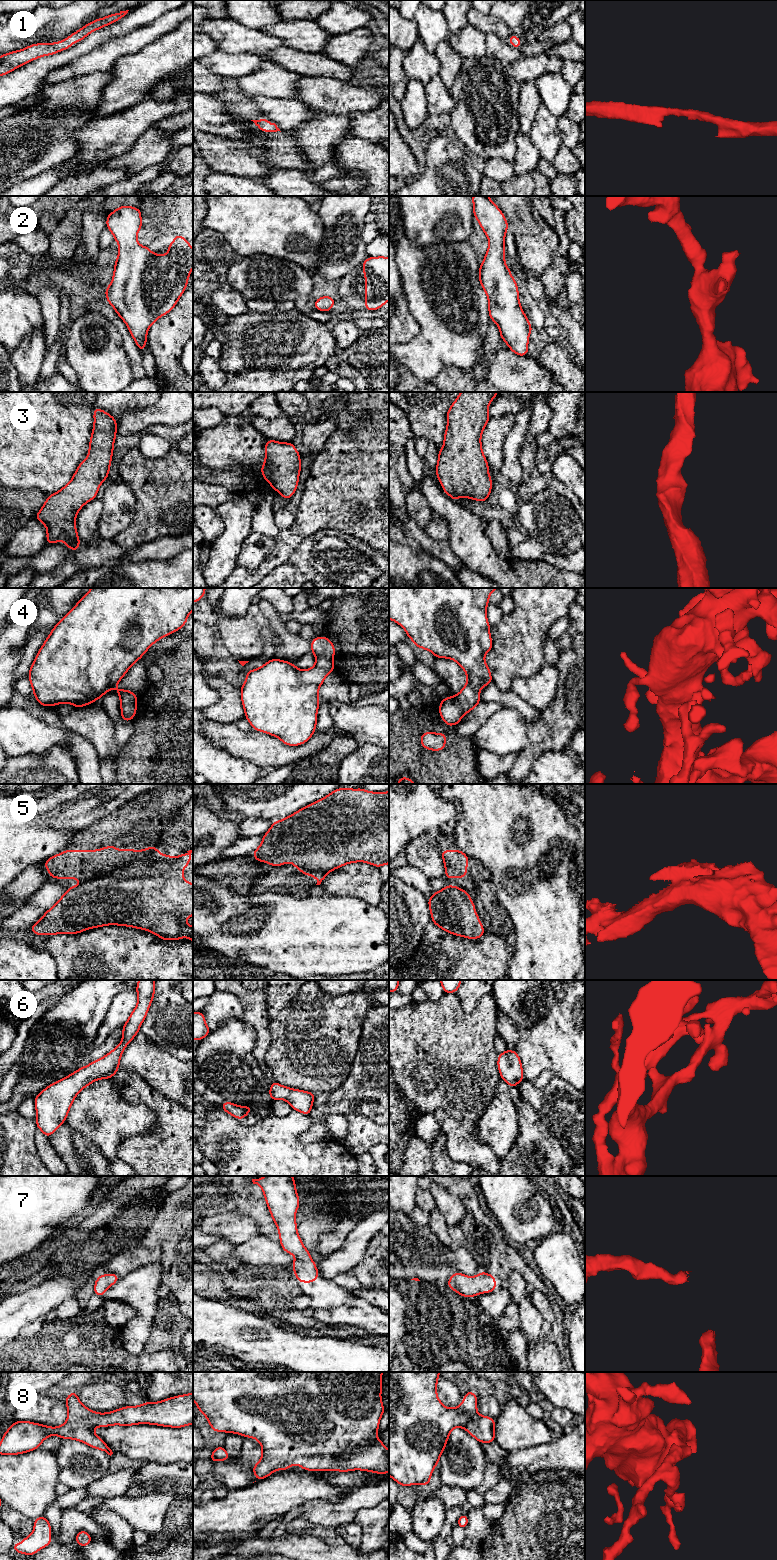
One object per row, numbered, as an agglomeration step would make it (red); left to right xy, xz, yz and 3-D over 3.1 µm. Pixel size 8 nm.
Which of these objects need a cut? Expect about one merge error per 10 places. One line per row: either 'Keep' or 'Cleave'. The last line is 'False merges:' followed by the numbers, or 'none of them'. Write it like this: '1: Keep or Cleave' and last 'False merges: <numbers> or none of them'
1: Keep
2: Keep
3: Keep
4: Keep
5: Keep
6: Keep
7: Keep
8: Keep
False merges: none of them

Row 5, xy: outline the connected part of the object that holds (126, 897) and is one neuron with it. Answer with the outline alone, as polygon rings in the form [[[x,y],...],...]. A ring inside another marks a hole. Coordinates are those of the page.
[[[109,845],[105,848],[95,849],[94,851],[65,850],[55,856],[52,856],[44,862],[44,866],[51,878],[57,878],[58,880],[60,880],[61,878],[75,878],[77,880],[81,880],[82,882],[79,886],[70,886],[69,889],[66,890],[66,892],[61,896],[59,901],[48,911],[46,911],[42,918],[37,923],[33,924],[29,929],[35,935],[53,936],[59,933],[78,934],[83,932],[84,930],[98,928],[101,926],[119,925],[147,930],[165,941],[181,940],[184,936],[186,936],[190,941],[193,942],[193,926],[190,926],[184,922],[186,918],[193,915],[193,884],[187,882],[183,878],[183,870],[190,863],[192,859],[191,853],[193,852],[193,850],[189,850],[187,852],[187,854],[180,854],[178,856],[167,856],[165,854],[161,854],[155,846],[149,846],[145,850],[131,850],[129,848],[125,850],[118,850],[114,845]]]

